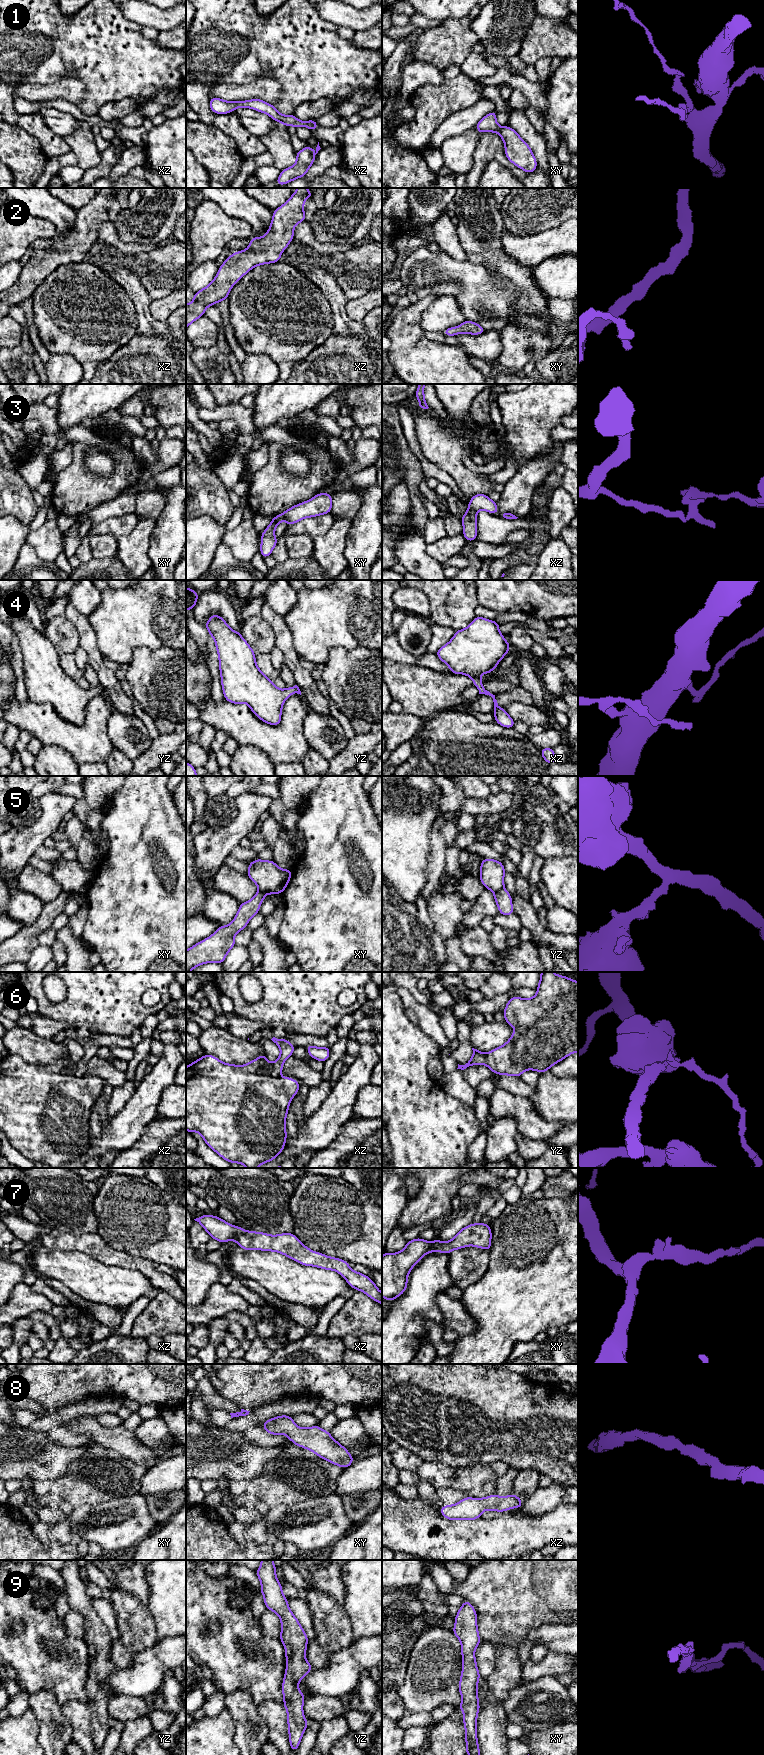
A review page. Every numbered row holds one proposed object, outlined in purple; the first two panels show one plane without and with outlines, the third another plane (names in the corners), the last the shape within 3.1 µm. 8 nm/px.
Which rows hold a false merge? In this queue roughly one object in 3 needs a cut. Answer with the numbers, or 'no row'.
3, 5, 6

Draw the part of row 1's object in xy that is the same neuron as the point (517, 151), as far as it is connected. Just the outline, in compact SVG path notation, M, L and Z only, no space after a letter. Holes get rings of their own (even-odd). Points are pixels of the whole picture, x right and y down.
M496 110L487 114L474 128L480 135L486 131L498 133L504 141L507 159L526 173L533 173L537 168L537 161L531 148L514 129L508 125L500 127L496 121L496 114Z

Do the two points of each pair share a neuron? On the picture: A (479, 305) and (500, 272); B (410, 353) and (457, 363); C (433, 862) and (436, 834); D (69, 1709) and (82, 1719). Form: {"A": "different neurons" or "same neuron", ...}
{"A": "different neurons", "B": "same neuron", "C": "same neuron", "D": "same neuron"}

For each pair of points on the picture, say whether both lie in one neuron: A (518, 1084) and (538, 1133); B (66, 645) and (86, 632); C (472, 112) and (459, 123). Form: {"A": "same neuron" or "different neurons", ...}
{"A": "different neurons", "B": "different neurons", "C": "same neuron"}

